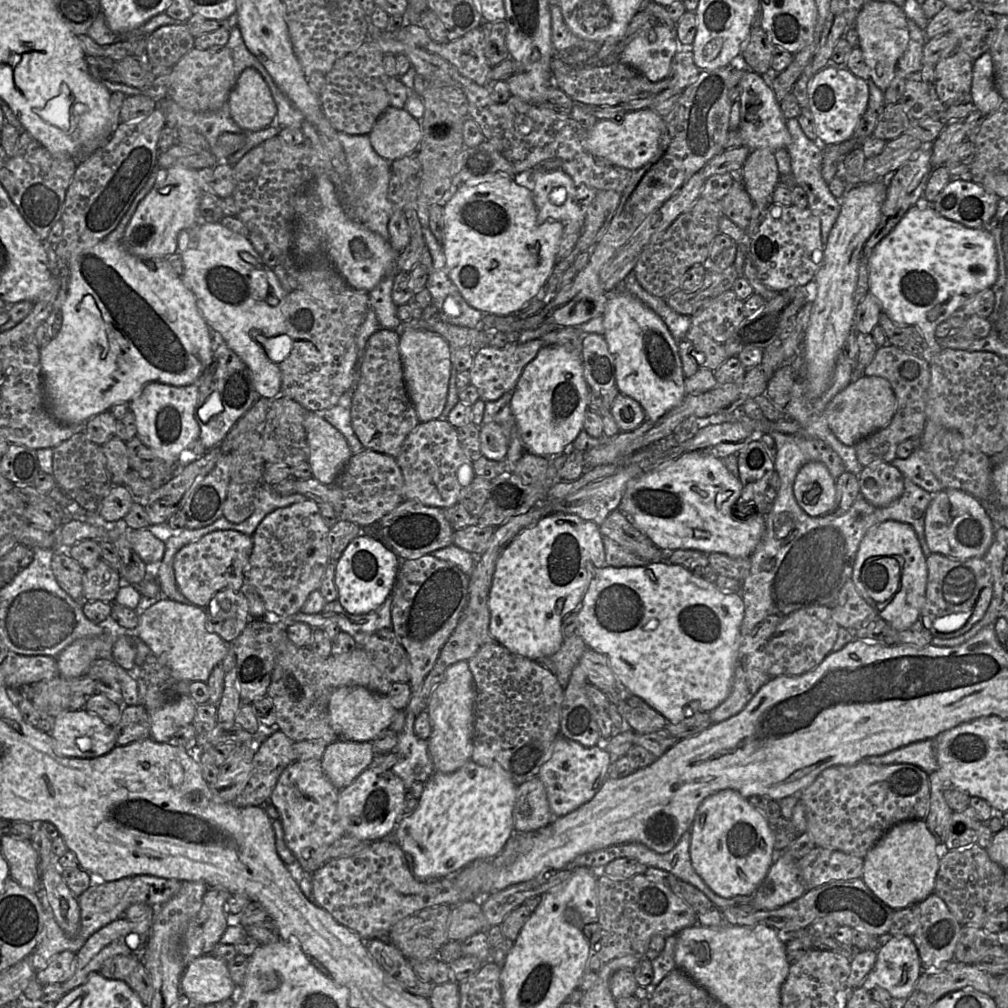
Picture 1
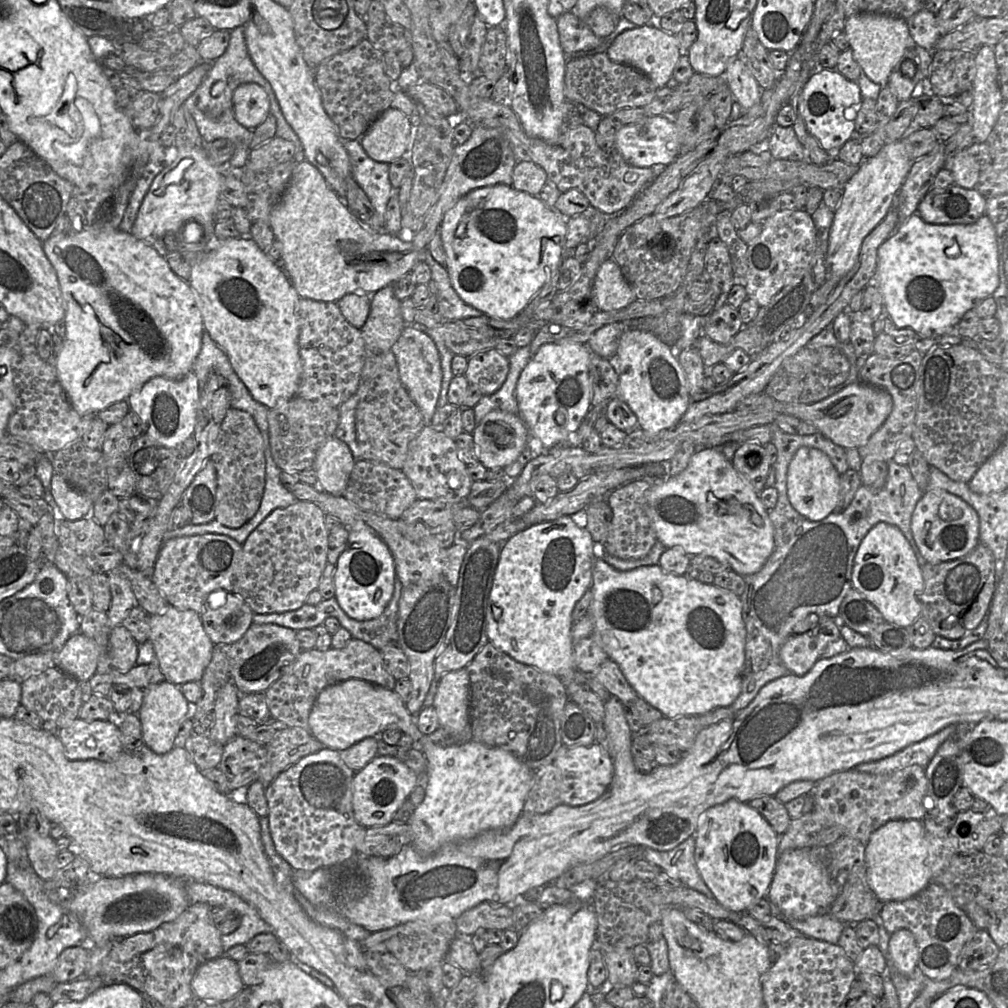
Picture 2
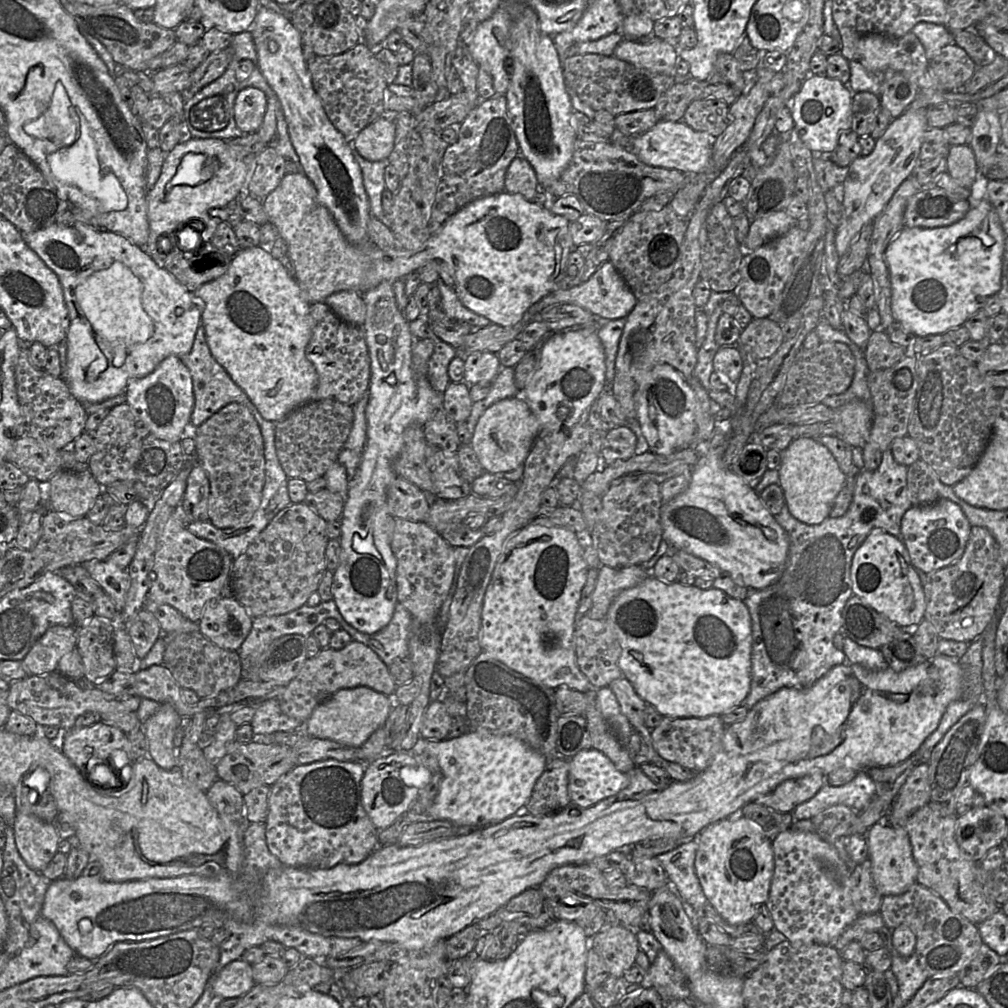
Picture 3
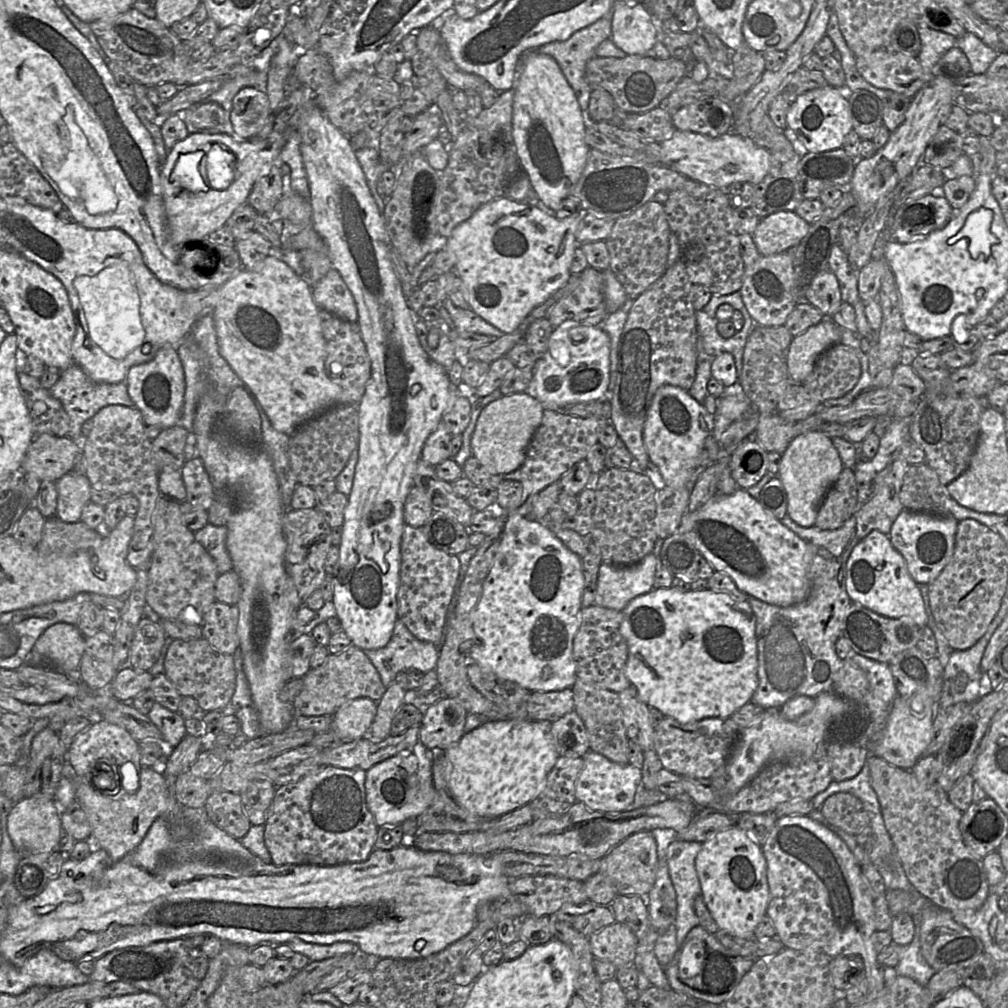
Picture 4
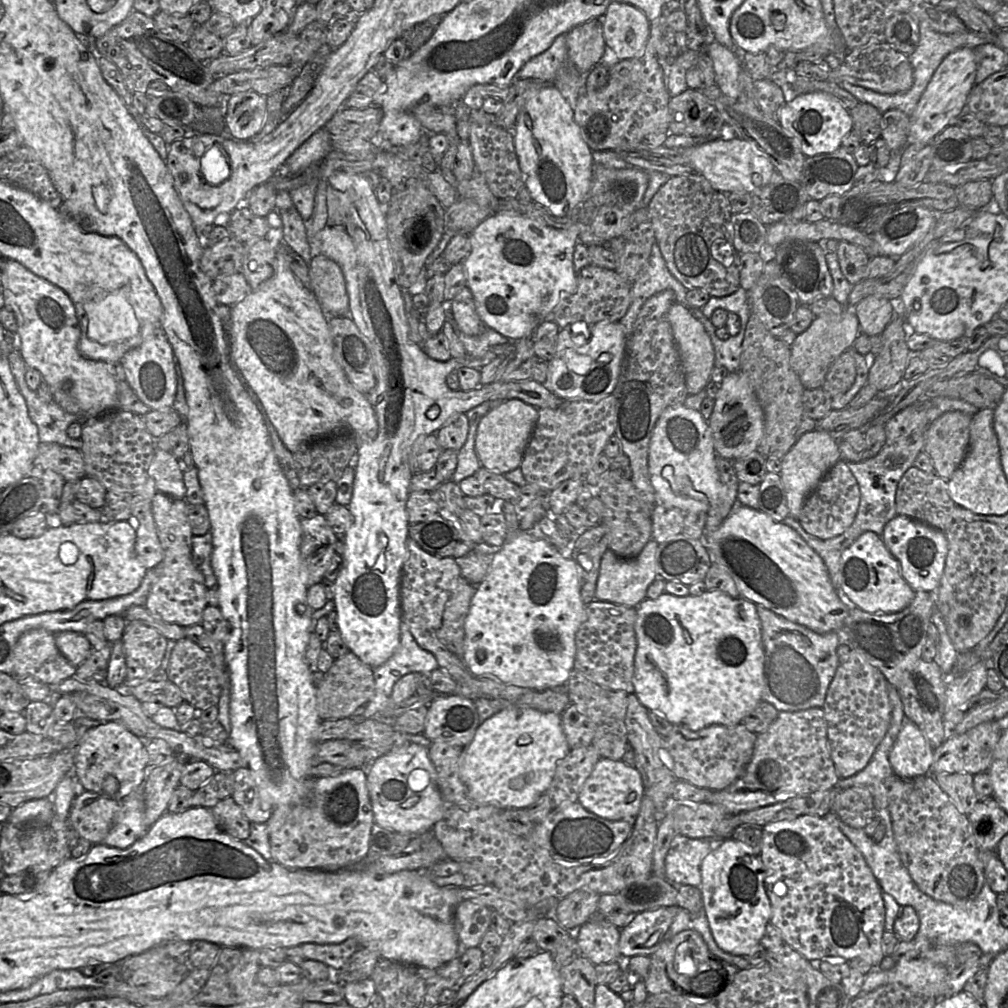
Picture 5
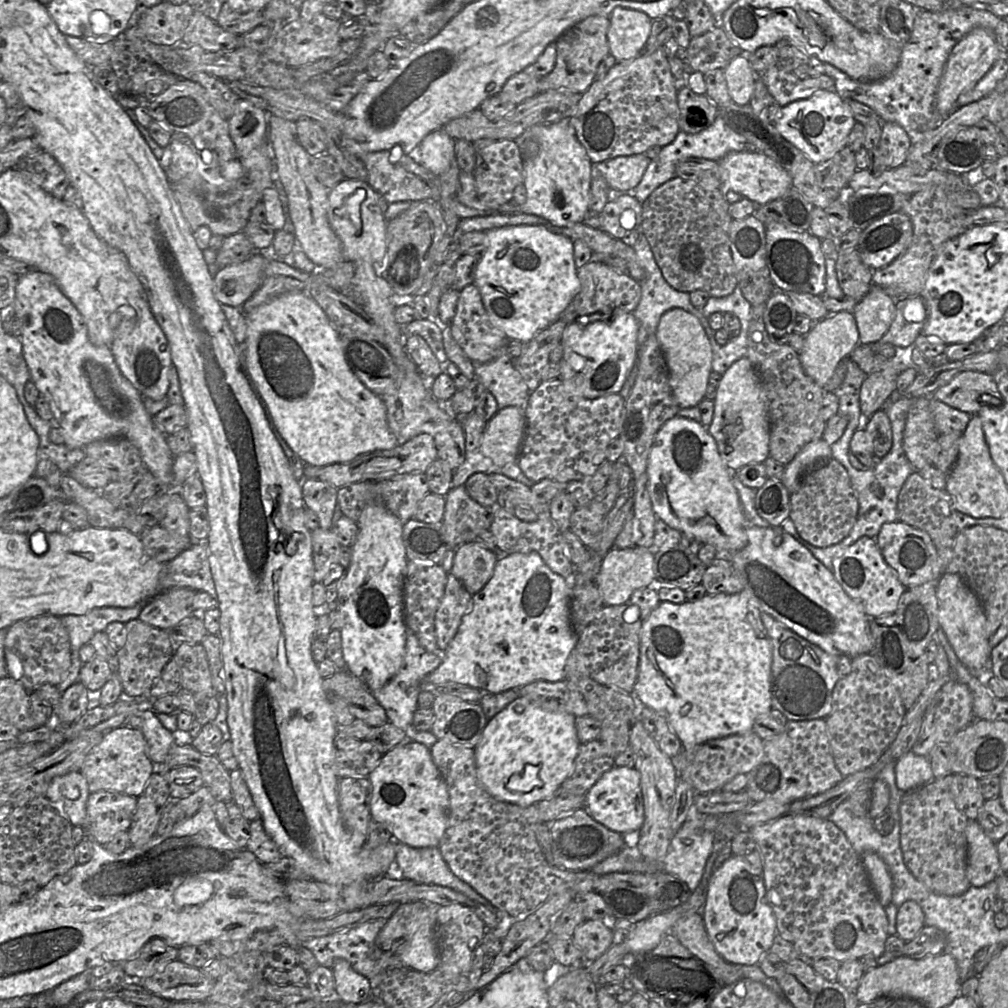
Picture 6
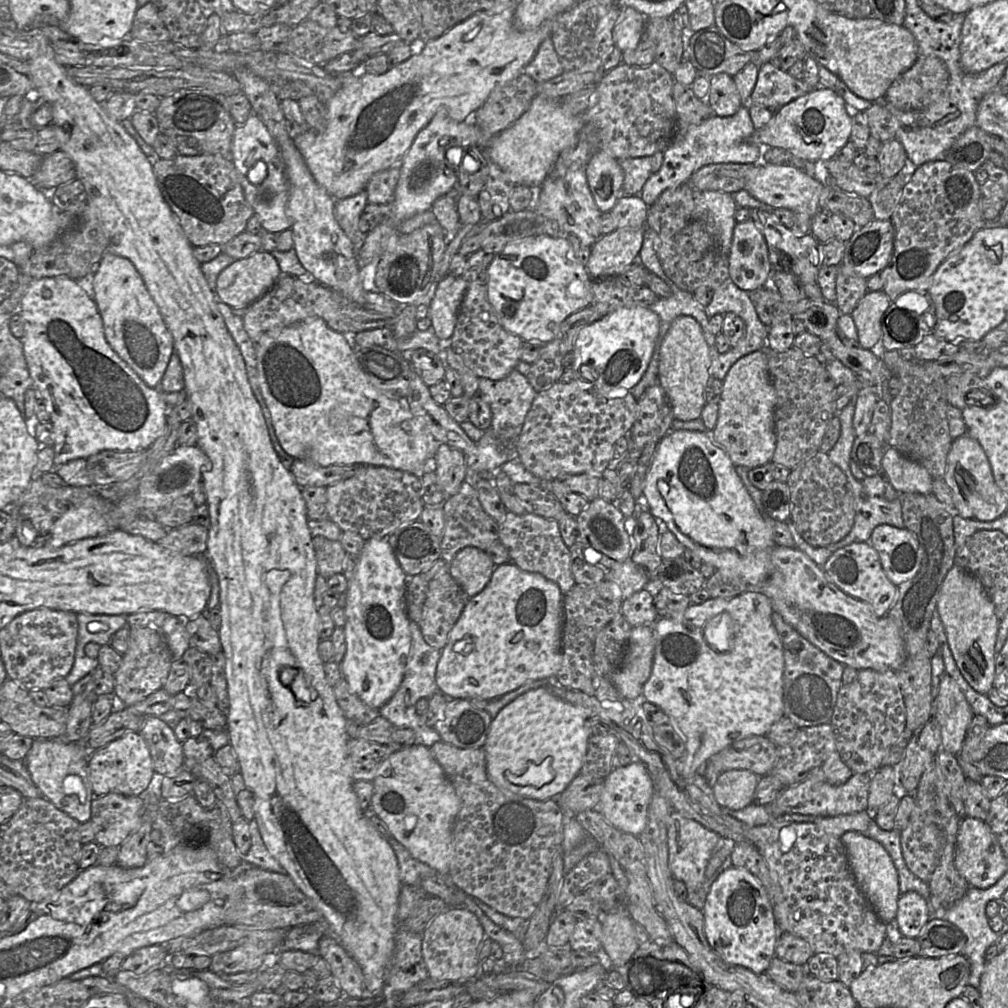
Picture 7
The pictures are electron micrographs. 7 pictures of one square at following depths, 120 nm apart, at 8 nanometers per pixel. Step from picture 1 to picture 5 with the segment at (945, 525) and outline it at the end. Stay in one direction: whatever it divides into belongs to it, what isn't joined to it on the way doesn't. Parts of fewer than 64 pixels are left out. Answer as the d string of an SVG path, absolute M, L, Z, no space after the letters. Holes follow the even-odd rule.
M896 515L884 527L882 540L890 553L899 562L903 579L914 591L935 591L941 581L947 552L946 534L927 524Z

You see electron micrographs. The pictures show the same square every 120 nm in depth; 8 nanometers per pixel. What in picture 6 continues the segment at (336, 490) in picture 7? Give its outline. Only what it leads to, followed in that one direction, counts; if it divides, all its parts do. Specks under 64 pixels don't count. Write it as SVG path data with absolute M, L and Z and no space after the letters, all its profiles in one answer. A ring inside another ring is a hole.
M424 473L403 474L385 480L365 480L338 488L337 505L341 513L357 522L362 511L370 504L381 504L402 523L412 519L420 501L429 493L427 476Z

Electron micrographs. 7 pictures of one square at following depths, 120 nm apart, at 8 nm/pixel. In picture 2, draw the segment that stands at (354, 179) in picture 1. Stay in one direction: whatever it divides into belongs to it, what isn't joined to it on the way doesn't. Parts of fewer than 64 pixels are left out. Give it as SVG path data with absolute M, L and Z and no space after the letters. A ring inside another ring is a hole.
M343 140L351 162L352 176L372 203L385 228L387 204L394 192L389 179L389 163L377 162L363 149L360 140Z

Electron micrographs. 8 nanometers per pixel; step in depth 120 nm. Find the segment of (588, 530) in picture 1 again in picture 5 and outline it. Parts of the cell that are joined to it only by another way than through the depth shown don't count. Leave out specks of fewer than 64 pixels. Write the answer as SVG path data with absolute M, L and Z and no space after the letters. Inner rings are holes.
M497 500L497 501L504 501L498 504L497 507L500 507L500 513L504 515L505 520L506 520L506 525L508 528L507 540L504 543L504 545L501 547L501 549L497 551L495 554L493 554L493 556L491 557L491 564L489 566L489 571L485 579L479 585L476 586L475 593L471 599L469 612L465 620L465 641L464 641L464 653L462 656L462 661L465 663L469 671L474 676L477 676L477 677L487 677L492 680L500 680L501 682L506 683L506 684L513 684L516 686L520 686L520 687L524 687L524 688L528 688L528 689L536 690L536 691L543 691L546 689L564 689L566 687L566 683L568 681L570 672L572 671L572 669L574 669L574 661L575 661L575 656L576 656L576 642L575 642L576 633L578 632L581 624L586 619L586 605L583 603L581 599L578 568L572 557L569 557L568 555L563 555L558 549L556 549L553 545L548 543L545 539L534 537L531 534L530 529L522 530L519 525L520 524L519 510L516 508L516 506L512 502L508 500Z

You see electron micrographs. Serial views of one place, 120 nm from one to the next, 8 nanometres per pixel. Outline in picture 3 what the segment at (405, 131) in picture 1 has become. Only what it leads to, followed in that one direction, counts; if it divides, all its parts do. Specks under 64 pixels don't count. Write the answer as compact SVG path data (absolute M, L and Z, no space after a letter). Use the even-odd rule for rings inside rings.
M379 117L362 129L354 140L354 147L369 161L387 160L395 144L394 118Z

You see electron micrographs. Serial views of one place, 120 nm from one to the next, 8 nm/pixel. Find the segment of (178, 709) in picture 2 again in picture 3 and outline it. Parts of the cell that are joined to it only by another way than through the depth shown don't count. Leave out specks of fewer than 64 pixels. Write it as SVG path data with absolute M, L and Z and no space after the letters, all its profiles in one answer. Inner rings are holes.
M163 703L151 715L142 729L148 743L148 756L162 769L177 767L177 753L173 744L181 717L169 703Z

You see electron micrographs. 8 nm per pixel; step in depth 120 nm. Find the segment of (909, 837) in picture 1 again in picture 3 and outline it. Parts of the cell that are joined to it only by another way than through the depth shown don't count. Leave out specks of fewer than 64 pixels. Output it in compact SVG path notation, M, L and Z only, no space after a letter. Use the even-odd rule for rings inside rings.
M876 822L867 831L866 841L867 858L872 865L872 879L882 896L903 894L916 883L918 867L913 857L909 835L903 827Z

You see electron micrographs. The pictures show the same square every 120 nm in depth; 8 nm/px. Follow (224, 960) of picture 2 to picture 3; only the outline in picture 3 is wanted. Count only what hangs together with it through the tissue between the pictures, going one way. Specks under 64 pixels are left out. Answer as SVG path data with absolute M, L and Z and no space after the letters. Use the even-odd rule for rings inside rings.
M237 959L217 969L210 978L210 985L218 999L233 999L246 994L255 985L252 966Z

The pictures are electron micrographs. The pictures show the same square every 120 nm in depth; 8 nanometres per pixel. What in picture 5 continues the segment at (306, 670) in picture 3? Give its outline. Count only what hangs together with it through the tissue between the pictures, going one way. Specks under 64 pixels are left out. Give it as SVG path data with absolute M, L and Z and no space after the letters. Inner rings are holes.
M348 651L334 660L324 679L317 685L317 709L321 720L350 718L358 709L367 705L375 693L373 668L363 663L354 653Z

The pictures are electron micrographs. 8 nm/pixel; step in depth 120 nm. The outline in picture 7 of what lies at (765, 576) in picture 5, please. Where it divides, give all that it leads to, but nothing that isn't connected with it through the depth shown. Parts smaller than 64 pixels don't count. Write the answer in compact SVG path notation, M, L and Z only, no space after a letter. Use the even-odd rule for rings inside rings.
M775 546L771 551L770 560L771 573L768 578L760 585L748 586L748 591L764 594L770 600L773 611L778 612L811 644L835 661L856 670L897 671L902 666L906 657L904 639L891 618L877 617L866 603L842 592L828 579L822 567L797 548Z

